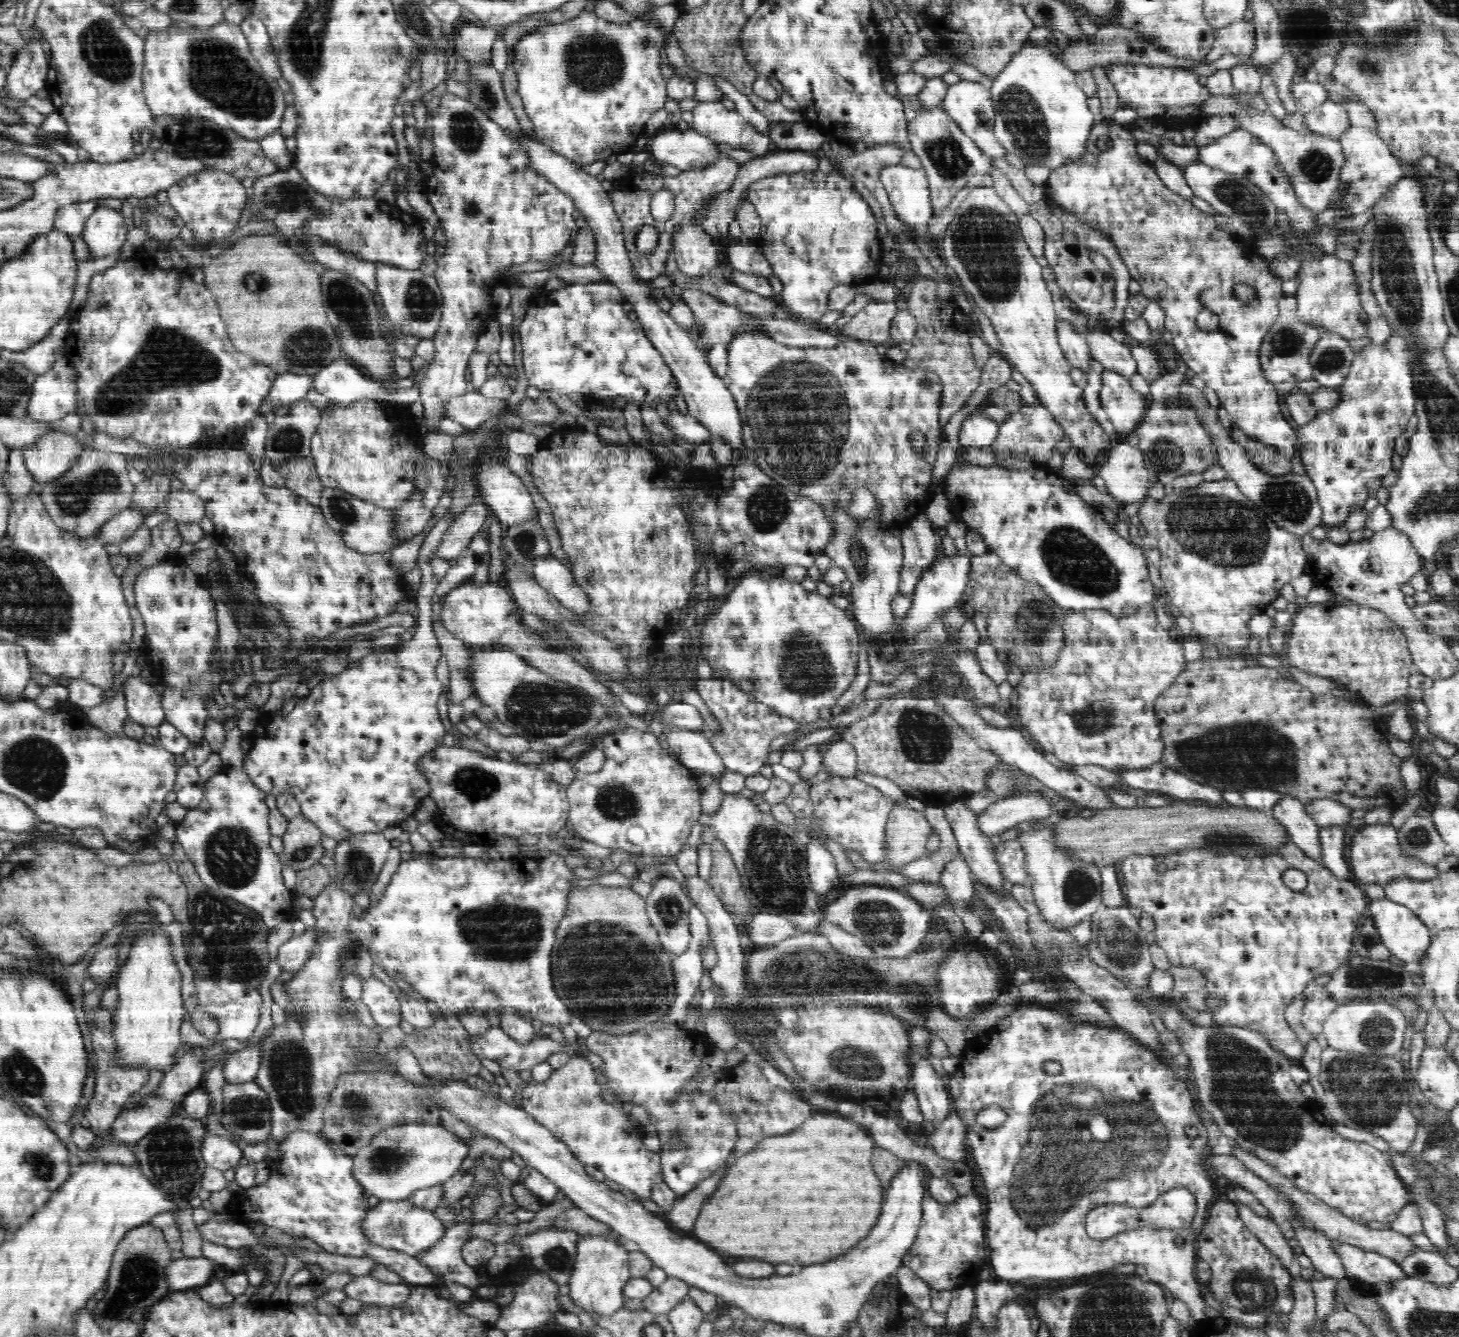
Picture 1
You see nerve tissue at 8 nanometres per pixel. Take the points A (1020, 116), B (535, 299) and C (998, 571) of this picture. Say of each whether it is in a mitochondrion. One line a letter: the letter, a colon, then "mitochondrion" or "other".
A: mitochondrion
B: other
C: other

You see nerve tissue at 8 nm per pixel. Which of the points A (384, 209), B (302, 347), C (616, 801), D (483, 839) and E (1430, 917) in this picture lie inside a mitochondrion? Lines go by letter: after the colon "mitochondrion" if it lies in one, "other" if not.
A: other
B: mitochondrion
C: mitochondrion
D: other
E: other

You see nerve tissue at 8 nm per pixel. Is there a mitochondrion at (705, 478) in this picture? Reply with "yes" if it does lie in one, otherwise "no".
no

